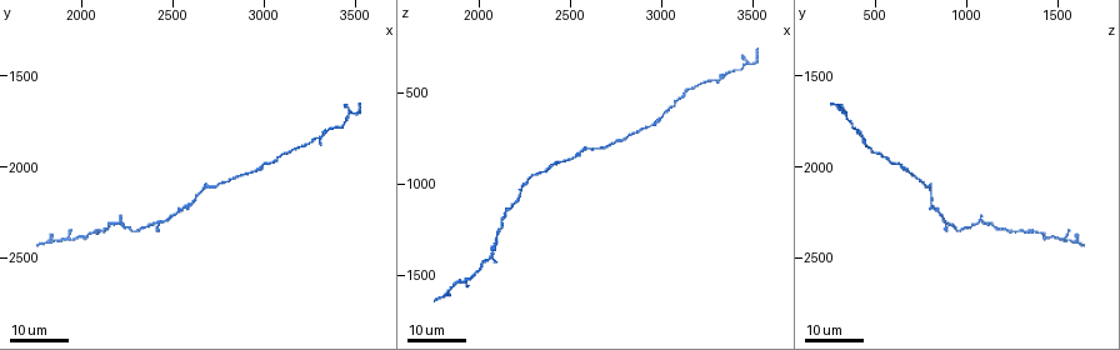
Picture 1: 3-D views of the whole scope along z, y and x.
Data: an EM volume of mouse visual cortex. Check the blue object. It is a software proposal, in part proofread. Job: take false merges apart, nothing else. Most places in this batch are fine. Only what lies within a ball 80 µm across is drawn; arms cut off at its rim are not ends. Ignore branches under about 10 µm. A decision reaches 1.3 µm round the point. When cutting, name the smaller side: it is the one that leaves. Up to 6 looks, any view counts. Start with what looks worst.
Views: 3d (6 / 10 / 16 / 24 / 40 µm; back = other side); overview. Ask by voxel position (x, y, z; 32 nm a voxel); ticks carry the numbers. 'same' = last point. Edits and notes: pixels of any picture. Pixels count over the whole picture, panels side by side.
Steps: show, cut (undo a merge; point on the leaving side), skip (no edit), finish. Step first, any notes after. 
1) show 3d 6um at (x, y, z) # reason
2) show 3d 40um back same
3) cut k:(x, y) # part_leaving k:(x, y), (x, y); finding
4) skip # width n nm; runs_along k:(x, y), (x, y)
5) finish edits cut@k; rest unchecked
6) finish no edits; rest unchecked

show 3d 24um at (3300, 1840, 420)

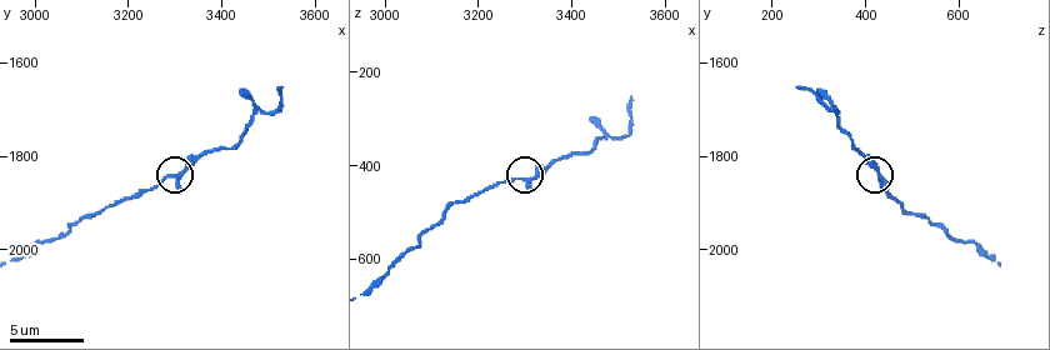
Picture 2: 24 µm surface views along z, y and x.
show 3d 10um at (3310, 1845, 430)

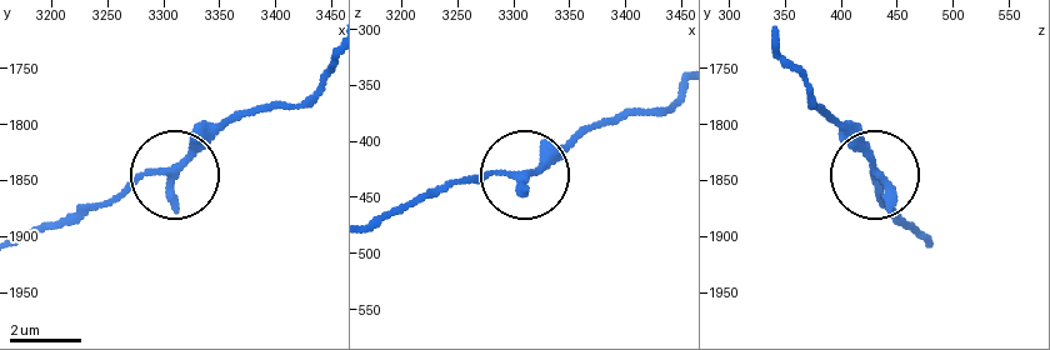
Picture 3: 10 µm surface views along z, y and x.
skip # runs_along 3:(26, 240), (170, 168), (221, 120); all the same neuron

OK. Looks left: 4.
show 3d 24um at (1940, 2400, 1500) # calibre changes

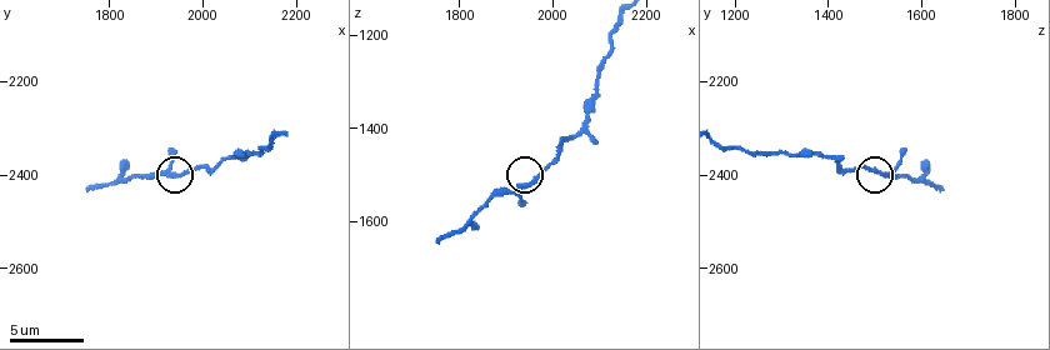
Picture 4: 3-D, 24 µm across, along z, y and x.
show 3d 10um at (1950, 2405, 1520)

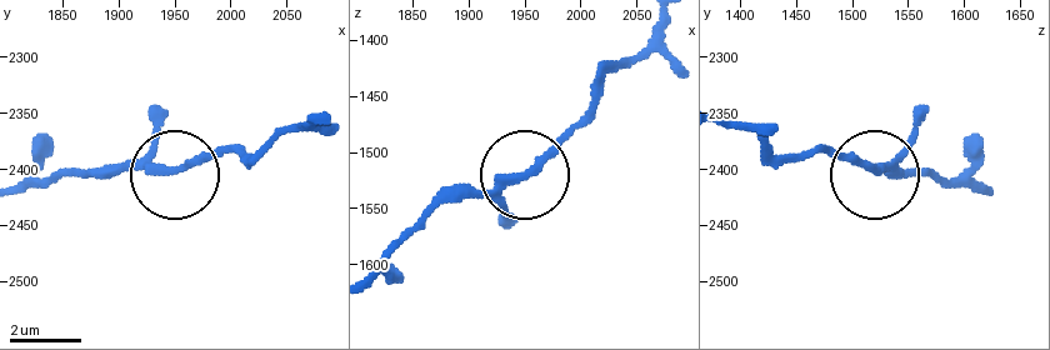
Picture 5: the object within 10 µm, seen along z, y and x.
show 3d 6um at (1942, 2404, 1520)

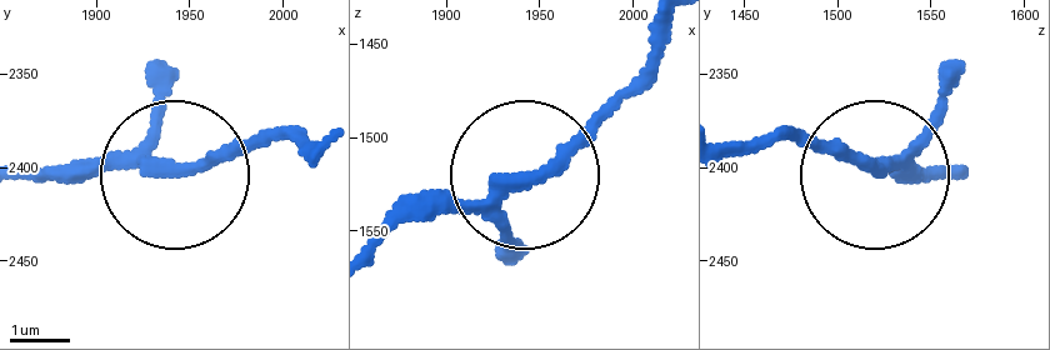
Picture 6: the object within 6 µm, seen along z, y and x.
skip # width 190 nm; one neuron here

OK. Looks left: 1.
show 3d 6um at (2070, 2365, 1385) # thick turns thin

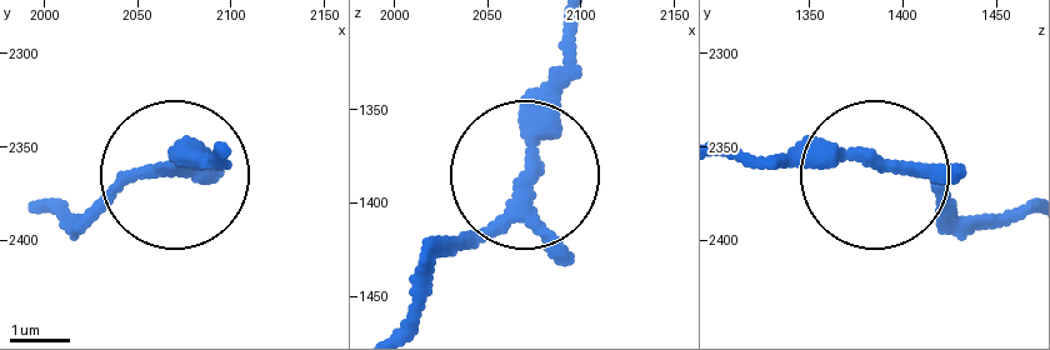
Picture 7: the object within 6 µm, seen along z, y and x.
skip # runs_along 7:(226, 154), (123, 174), (68, 224); one neuron here

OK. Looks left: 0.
finish no edits; rest unchecked

